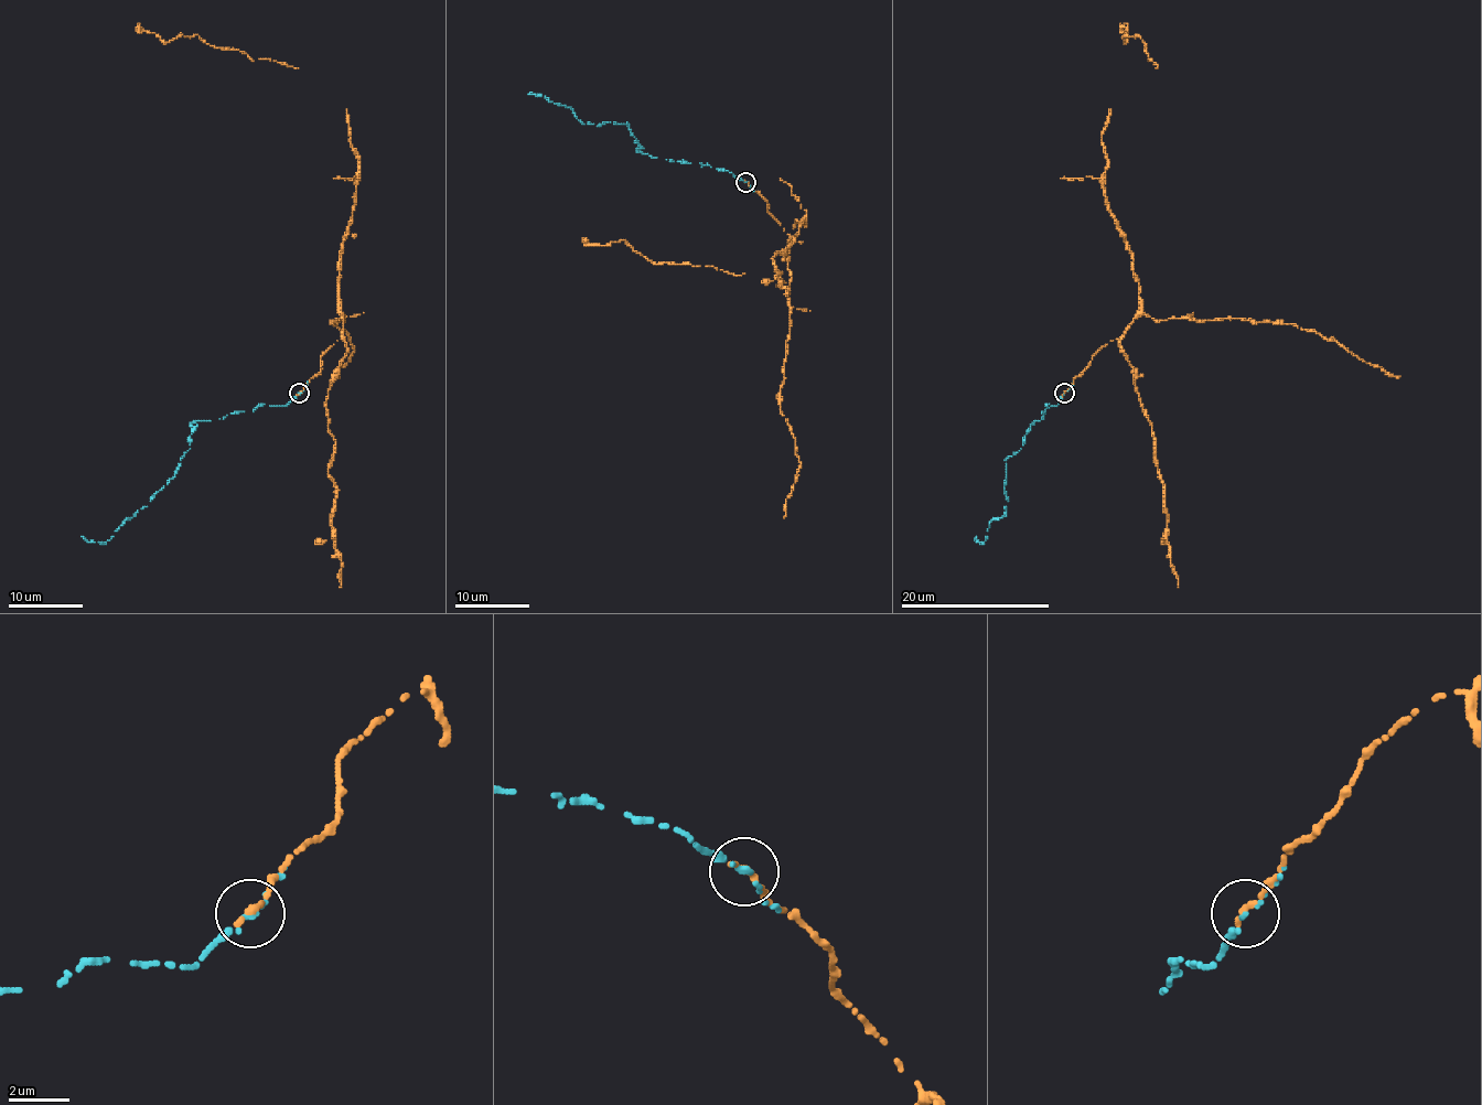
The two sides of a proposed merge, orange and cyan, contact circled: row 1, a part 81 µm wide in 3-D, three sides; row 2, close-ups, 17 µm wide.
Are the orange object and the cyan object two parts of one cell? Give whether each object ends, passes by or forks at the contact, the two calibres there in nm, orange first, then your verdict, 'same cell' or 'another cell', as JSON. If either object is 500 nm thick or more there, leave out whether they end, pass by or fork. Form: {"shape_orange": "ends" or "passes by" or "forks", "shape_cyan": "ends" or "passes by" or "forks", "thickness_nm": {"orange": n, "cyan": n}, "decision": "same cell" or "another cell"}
{"shape_orange": "ends", "shape_cyan": "ends", "thickness_nm": {"orange": 240, "cyan": 180}, "decision": "same cell"}

